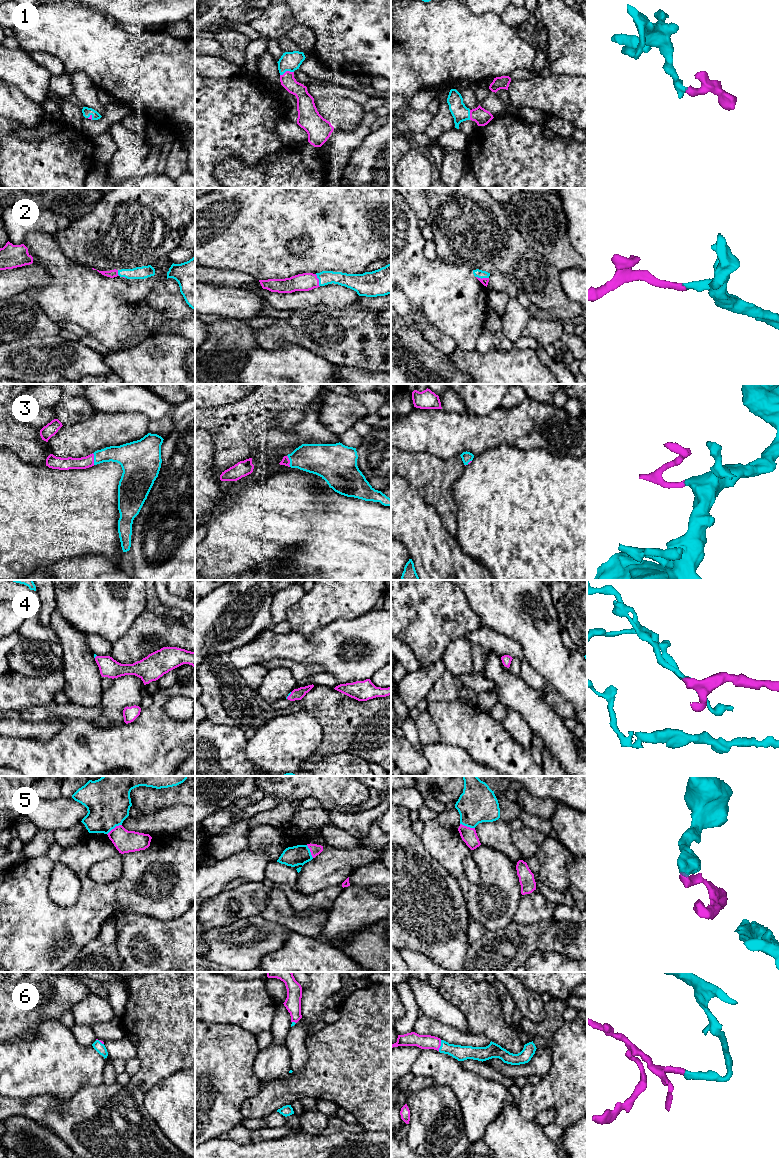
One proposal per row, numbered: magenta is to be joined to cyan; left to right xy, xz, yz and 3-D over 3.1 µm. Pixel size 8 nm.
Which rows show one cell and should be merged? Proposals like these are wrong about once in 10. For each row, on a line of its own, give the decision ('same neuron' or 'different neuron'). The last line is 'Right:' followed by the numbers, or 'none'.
1: same neuron
2: same neuron
3: same neuron
4: same neuron
5: different neuron
6: same neuron
Right: 1, 2, 3, 4, 6

